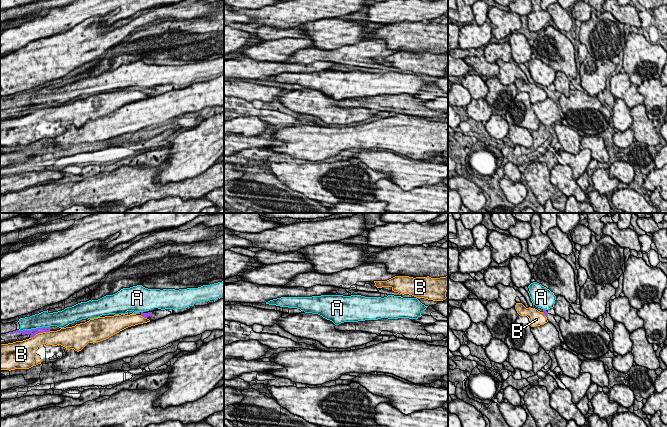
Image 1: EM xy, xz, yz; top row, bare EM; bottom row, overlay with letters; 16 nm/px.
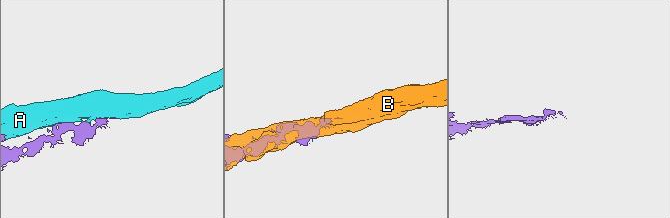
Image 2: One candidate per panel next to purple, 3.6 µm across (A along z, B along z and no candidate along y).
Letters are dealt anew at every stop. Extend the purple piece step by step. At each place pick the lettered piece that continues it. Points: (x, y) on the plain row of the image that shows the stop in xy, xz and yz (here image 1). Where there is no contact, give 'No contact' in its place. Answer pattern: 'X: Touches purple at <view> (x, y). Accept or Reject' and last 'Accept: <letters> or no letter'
A: Touches purple at xy (33, 105). Accept
B: Touches purple at xy (40, 108). Reject
Accept: A

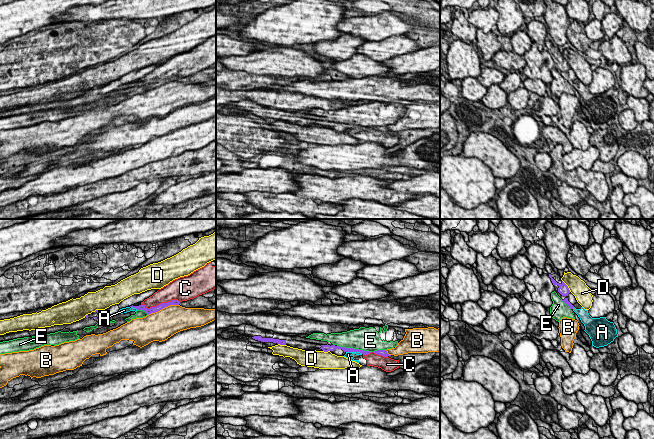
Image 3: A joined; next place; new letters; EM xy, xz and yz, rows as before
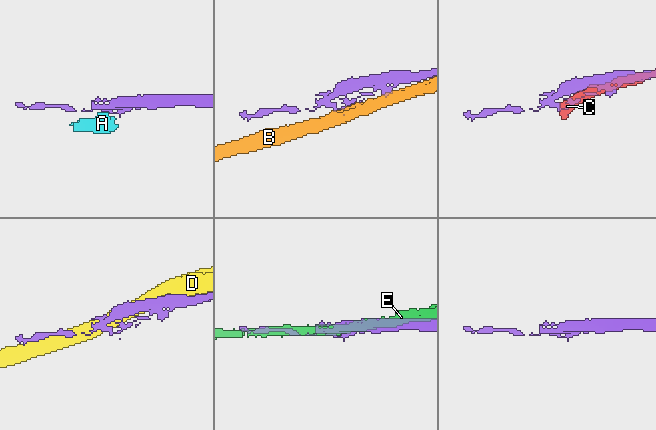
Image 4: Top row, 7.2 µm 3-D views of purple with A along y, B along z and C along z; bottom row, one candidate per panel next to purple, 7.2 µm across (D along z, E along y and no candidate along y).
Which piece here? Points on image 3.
A: Touches purple at xz (354, 127). Reject
B: Touches purple at xy (163, 83). Reject
C: Touches purple at xy (160, 80). Reject
D: Touches purple at yz (567, 62). Reject
E: Touches purple at xz (354, 125). Reject
Accept: no letter

